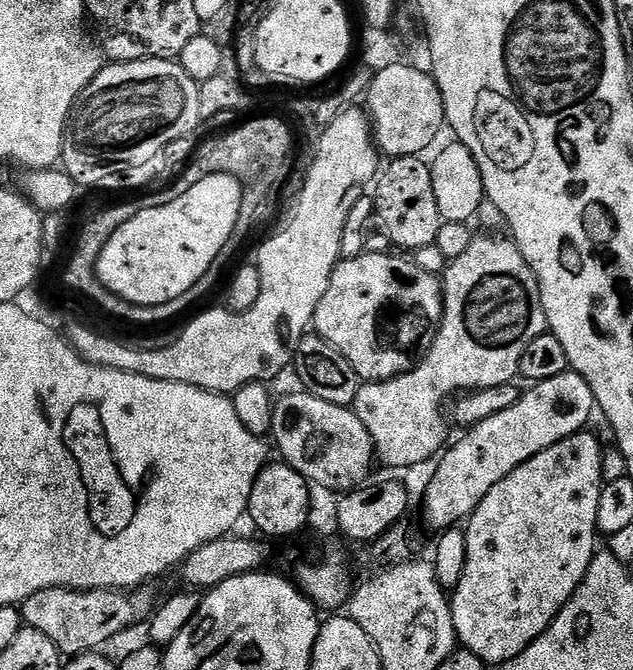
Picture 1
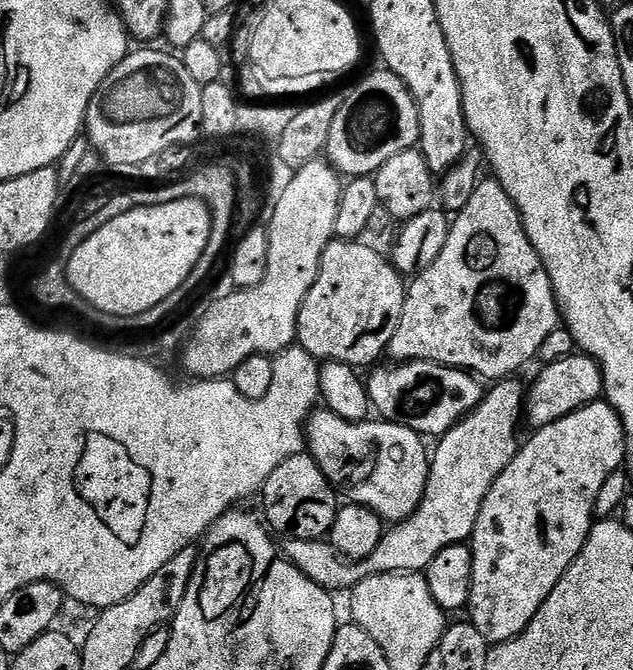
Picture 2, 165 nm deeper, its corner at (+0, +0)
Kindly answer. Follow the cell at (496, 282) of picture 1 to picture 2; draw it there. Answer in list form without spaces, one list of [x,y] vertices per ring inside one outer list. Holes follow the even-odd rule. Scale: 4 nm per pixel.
[[[495,178],[481,179],[477,183],[476,189],[466,202],[463,209],[455,213],[448,229],[448,241],[446,246],[442,246],[442,254],[430,262],[426,270],[417,272],[411,277],[404,293],[404,305],[402,306],[402,318],[398,322],[398,330],[394,330],[394,338],[390,338],[388,343],[387,355],[393,356],[393,361],[407,362],[410,360],[431,360],[434,364],[444,364],[448,368],[463,368],[465,372],[471,372],[477,377],[485,378],[489,376],[489,381],[499,382],[505,378],[512,378],[517,375],[523,364],[528,364],[531,360],[535,361],[540,355],[542,342],[546,342],[546,337],[550,335],[555,328],[561,327],[562,317],[560,308],[556,304],[556,295],[552,289],[552,279],[530,238],[524,233],[524,223],[520,217],[520,212],[514,206],[510,194],[496,181]]]

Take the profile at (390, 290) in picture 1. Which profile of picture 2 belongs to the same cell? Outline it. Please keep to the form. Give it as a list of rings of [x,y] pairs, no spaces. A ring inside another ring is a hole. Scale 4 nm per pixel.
[[[333,239],[322,254],[322,262],[318,270],[318,278],[314,286],[306,294],[300,307],[296,323],[296,338],[299,347],[305,348],[317,361],[342,362],[357,370],[364,370],[367,364],[375,365],[381,355],[387,353],[390,338],[394,338],[394,330],[398,330],[398,322],[402,318],[405,277],[396,270],[387,255],[367,248],[364,242]]]

